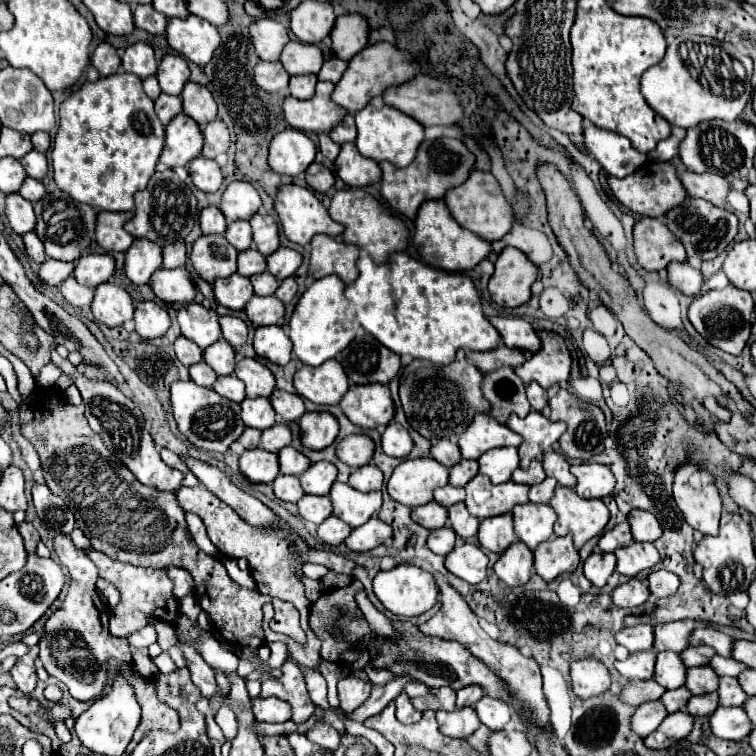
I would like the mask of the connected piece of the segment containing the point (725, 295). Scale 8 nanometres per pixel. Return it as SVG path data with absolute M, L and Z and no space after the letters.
M731 284L721 290L709 290L693 300L689 306L689 322L693 328L715 348L739 356L745 348L749 334L751 334L751 322L753 322L753 298L749 292L733 288Z

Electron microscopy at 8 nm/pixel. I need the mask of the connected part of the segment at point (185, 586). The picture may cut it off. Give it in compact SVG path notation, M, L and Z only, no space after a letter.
M167 566L167 568L163 568L163 570L167 572L167 576L169 576L171 582L173 582L173 596L175 596L175 598L183 598L183 596L187 596L187 594L193 592L193 578L189 576L187 570L171 568L171 566Z

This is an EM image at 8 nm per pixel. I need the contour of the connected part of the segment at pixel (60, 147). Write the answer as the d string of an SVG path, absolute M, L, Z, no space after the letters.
M119 72L97 82L85 82L75 94L71 94L59 108L59 130L53 142L53 178L57 186L83 204L91 204L95 210L127 212L133 210L133 194L143 190L149 178L155 174L155 164L163 150L165 126L155 114L153 100L143 92L141 78L135 74Z

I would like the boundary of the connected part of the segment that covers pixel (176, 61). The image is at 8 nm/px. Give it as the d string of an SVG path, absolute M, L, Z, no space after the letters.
M167 54L161 64L159 64L159 70L157 70L157 78L159 78L159 84L161 84L161 90L165 94L175 94L179 96L183 86L187 84L189 80L189 66L187 66L187 60L177 56L177 54Z

